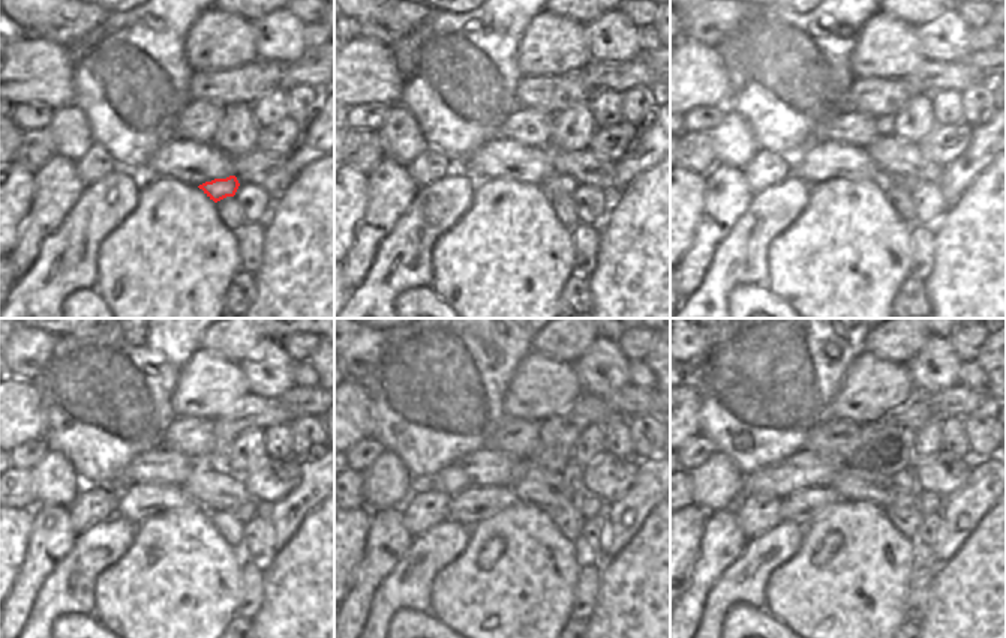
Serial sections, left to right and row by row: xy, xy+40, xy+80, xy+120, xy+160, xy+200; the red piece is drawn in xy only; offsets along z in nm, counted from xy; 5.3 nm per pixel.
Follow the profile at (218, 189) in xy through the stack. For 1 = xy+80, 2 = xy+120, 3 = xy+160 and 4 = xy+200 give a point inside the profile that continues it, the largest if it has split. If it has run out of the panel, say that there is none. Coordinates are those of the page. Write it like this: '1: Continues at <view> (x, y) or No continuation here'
1: Continues at xy+80 (909, 182)
2: Continues at xy+120 (249, 509)
3: Continues at xy+160 (588, 505)
4: Continues at xy+200 (928, 502).

